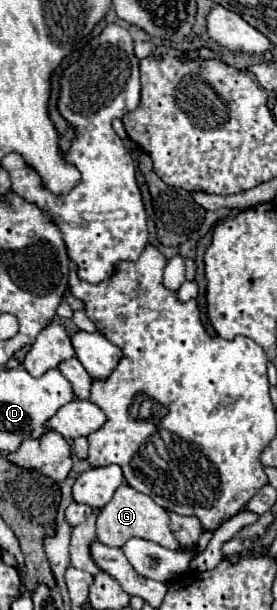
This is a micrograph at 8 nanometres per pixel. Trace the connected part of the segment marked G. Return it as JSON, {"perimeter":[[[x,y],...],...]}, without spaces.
{"perimeter":[[[122,483],[116,489],[114,497],[110,499],[110,503],[100,511],[100,515],[96,519],[96,535],[100,537],[100,543],[104,543],[108,547],[122,547],[128,539],[140,537],[140,539],[158,543],[158,545],[162,545],[166,549],[180,551],[180,545],[178,545],[176,537],[170,531],[168,511],[162,509],[160,505],[156,505],[148,495],[132,489],[126,483]]]}

